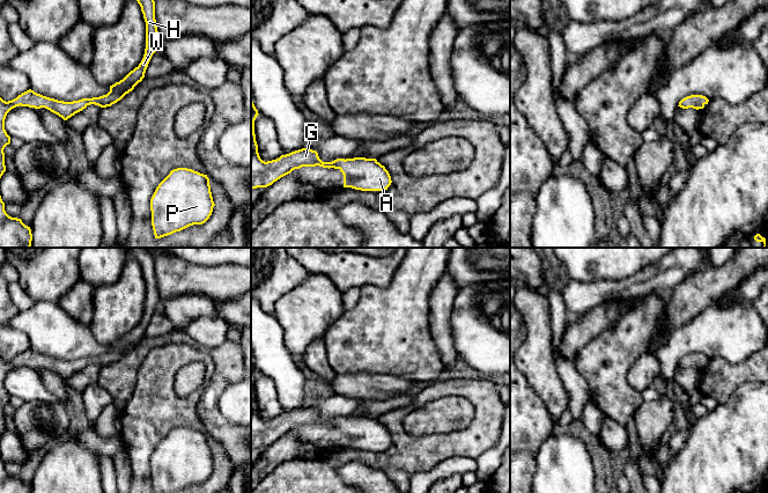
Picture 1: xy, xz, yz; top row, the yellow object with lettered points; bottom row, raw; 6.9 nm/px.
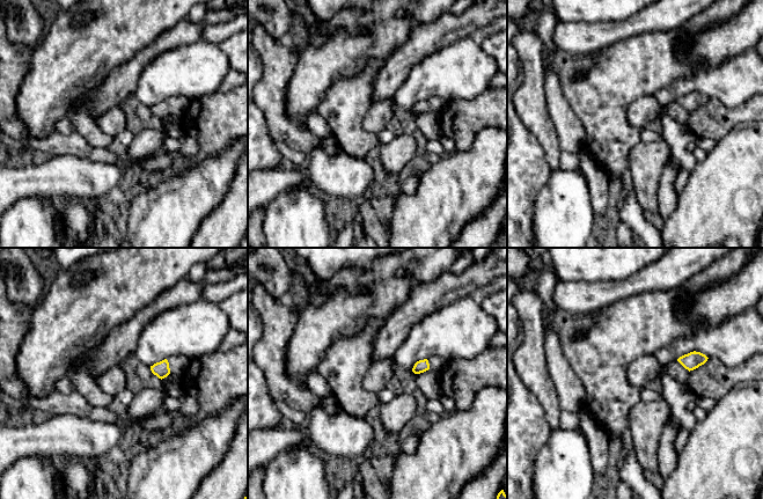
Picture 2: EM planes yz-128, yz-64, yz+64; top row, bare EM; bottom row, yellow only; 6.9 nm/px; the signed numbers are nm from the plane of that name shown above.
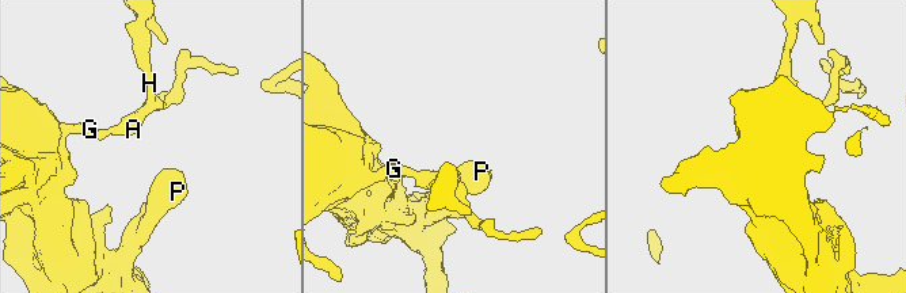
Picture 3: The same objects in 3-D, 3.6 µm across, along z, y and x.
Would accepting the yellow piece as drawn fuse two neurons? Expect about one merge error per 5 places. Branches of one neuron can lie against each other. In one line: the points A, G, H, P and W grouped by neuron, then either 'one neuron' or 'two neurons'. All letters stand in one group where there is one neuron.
A G H P W | one neuron

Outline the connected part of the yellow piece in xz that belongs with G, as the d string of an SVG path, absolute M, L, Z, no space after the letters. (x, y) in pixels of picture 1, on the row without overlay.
M251 361L251 448L267 447L295 428L316 425L339 428L344 434L344 447L385 450L391 444L389 431L376 418L354 417L323 421L316 410L302 407L281 414L276 419L263 420L254 393L254 380L258 374L258 369Z

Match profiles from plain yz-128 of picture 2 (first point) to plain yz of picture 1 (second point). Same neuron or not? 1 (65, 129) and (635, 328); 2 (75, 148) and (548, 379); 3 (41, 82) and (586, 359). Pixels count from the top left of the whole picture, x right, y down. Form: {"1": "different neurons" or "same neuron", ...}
{"1": "different neurons", "2": "same neuron", "3": "different neurons"}

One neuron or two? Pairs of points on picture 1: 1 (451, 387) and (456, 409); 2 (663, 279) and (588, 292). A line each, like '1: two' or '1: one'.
1: two
2: one

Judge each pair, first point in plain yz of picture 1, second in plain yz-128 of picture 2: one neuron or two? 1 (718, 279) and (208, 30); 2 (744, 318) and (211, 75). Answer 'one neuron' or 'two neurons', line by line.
1: two neurons
2: one neuron

